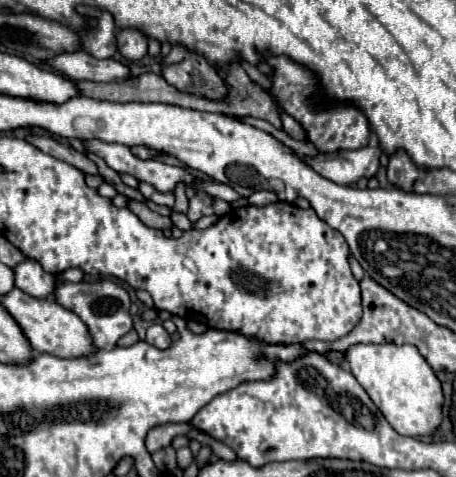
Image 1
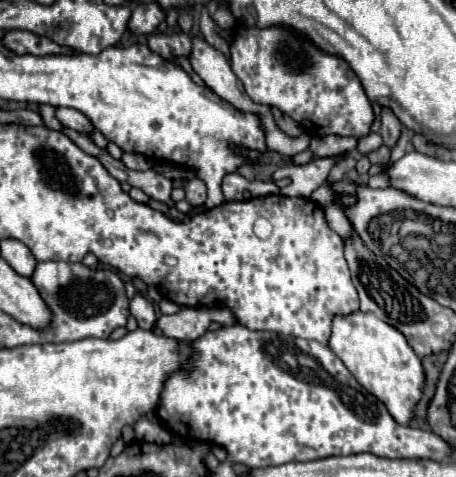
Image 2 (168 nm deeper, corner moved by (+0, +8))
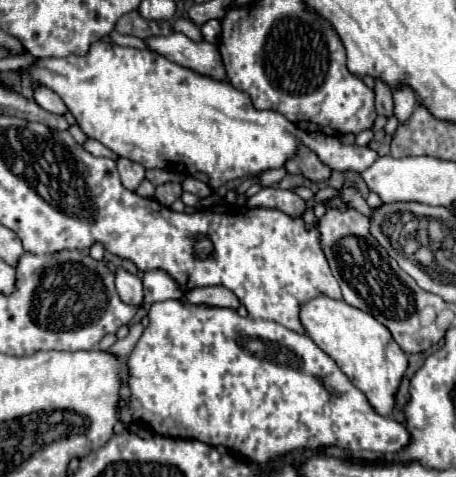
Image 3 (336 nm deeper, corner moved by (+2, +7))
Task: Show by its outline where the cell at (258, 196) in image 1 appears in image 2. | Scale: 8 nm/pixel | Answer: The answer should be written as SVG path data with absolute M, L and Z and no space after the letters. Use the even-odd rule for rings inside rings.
M321 158L311 164L285 165L273 173L272 181L277 182L283 178L291 178L291 184L281 188L281 194L307 198L315 188L319 188L327 180L327 174L333 168L333 164L335 164L333 158Z

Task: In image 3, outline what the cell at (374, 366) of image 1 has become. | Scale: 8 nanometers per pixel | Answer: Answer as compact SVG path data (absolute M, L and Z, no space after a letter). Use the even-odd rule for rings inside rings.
M315 297L303 303L299 319L307 337L311 337L311 341L339 365L351 383L367 397L369 405L379 415L389 415L395 405L401 377L407 369L407 355L395 343L389 329L369 313L331 297Z

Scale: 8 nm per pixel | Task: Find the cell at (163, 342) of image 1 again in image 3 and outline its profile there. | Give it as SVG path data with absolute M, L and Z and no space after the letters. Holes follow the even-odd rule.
M123 267L115 271L115 287L121 301L129 305L141 305L143 301L143 283L137 275L125 271Z

